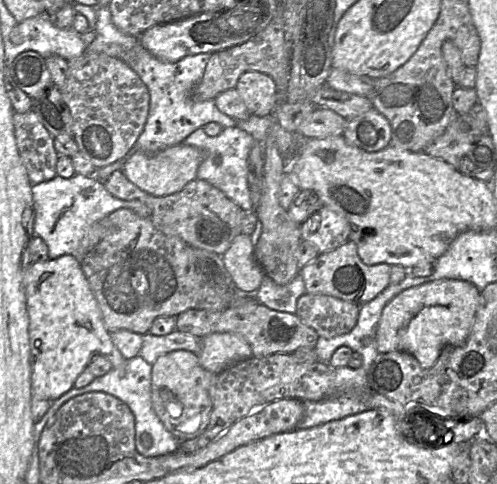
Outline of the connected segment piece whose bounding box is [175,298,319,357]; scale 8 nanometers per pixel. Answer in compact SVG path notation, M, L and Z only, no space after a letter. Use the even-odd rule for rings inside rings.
M250 298L243 305L226 307L217 312L192 308L176 318L176 330L203 338L212 333L235 333L251 347L252 357L266 357L275 353L293 353L299 348L315 349L319 335L306 326L295 314L271 310Z

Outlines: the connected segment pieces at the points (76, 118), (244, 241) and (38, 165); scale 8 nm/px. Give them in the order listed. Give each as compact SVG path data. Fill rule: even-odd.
M104 53L83 54L80 57L74 58L67 62L69 70L66 82L63 87L60 87L59 90L73 118L72 136L78 146L79 151L82 152L82 154L93 164L93 166L95 168L102 168L123 158L127 152L135 145L137 139L145 127L148 118L150 108L149 90L140 76L126 62L119 58L111 57Z
M239 234L222 255L223 263L238 289L255 293L265 275L254 256L255 244L250 235Z
M33 109L13 115L14 136L21 161L32 185L54 178L58 154L54 137Z

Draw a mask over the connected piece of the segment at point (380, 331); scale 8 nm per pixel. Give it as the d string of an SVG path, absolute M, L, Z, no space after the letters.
M456 279L435 280L402 291L382 311L375 336L378 353L407 352L417 359L423 369L430 369L444 347L460 346L466 342L479 305L480 293L472 283Z

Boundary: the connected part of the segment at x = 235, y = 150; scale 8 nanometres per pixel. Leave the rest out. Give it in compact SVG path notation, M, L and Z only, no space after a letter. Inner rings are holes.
M225 127L216 136L208 136L203 128L198 128L189 134L182 142L185 145L194 146L204 151L205 158L199 164L196 178L205 180L217 189L221 190L225 196L244 211L254 211L249 183L248 183L248 157L256 140L246 131L234 127ZM221 157L221 163L215 165L214 158Z

